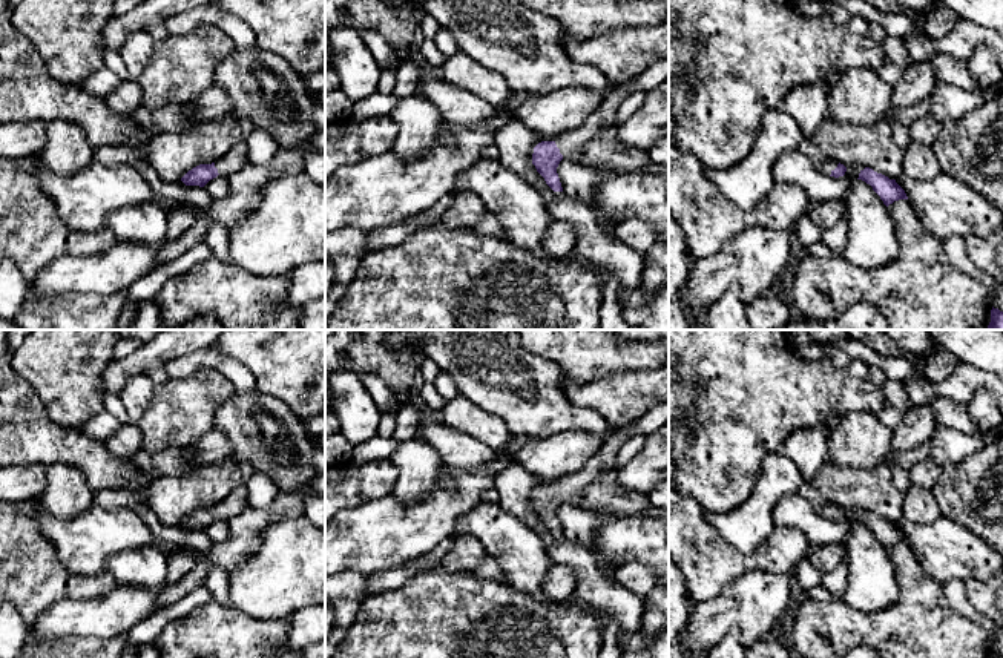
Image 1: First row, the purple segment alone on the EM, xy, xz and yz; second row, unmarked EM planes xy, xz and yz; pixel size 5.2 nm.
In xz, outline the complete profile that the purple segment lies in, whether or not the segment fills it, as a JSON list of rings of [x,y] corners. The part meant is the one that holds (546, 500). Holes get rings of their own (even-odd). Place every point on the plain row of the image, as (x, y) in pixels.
[[[633,423],[613,431],[604,439],[598,452],[575,474],[557,480],[554,485],[541,485],[534,491],[532,508],[554,535],[563,535],[557,511],[561,503],[578,508],[584,489],[603,475],[617,471],[617,454],[630,437]]]

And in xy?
[[[239,462],[241,468],[241,482],[239,485],[216,506],[212,508],[199,508],[189,514],[181,525],[186,529],[199,529],[204,531],[210,523],[218,518],[230,520],[232,517],[242,512],[248,505],[248,491],[247,482],[255,472],[255,469],[244,462]]]

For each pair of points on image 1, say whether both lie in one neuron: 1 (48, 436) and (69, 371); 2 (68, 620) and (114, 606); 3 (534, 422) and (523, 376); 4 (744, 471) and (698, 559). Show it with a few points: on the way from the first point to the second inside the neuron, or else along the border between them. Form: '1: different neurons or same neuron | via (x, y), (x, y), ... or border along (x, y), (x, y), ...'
1: different neurons | border along (32, 388), (55, 422), (78, 428)
2: same neuron | via (78, 618), (103, 617)
3: same neuron | via (534, 411), (534, 404), (523, 387)
4: different neurons | border along (684, 494), (692, 497), (704, 511)

